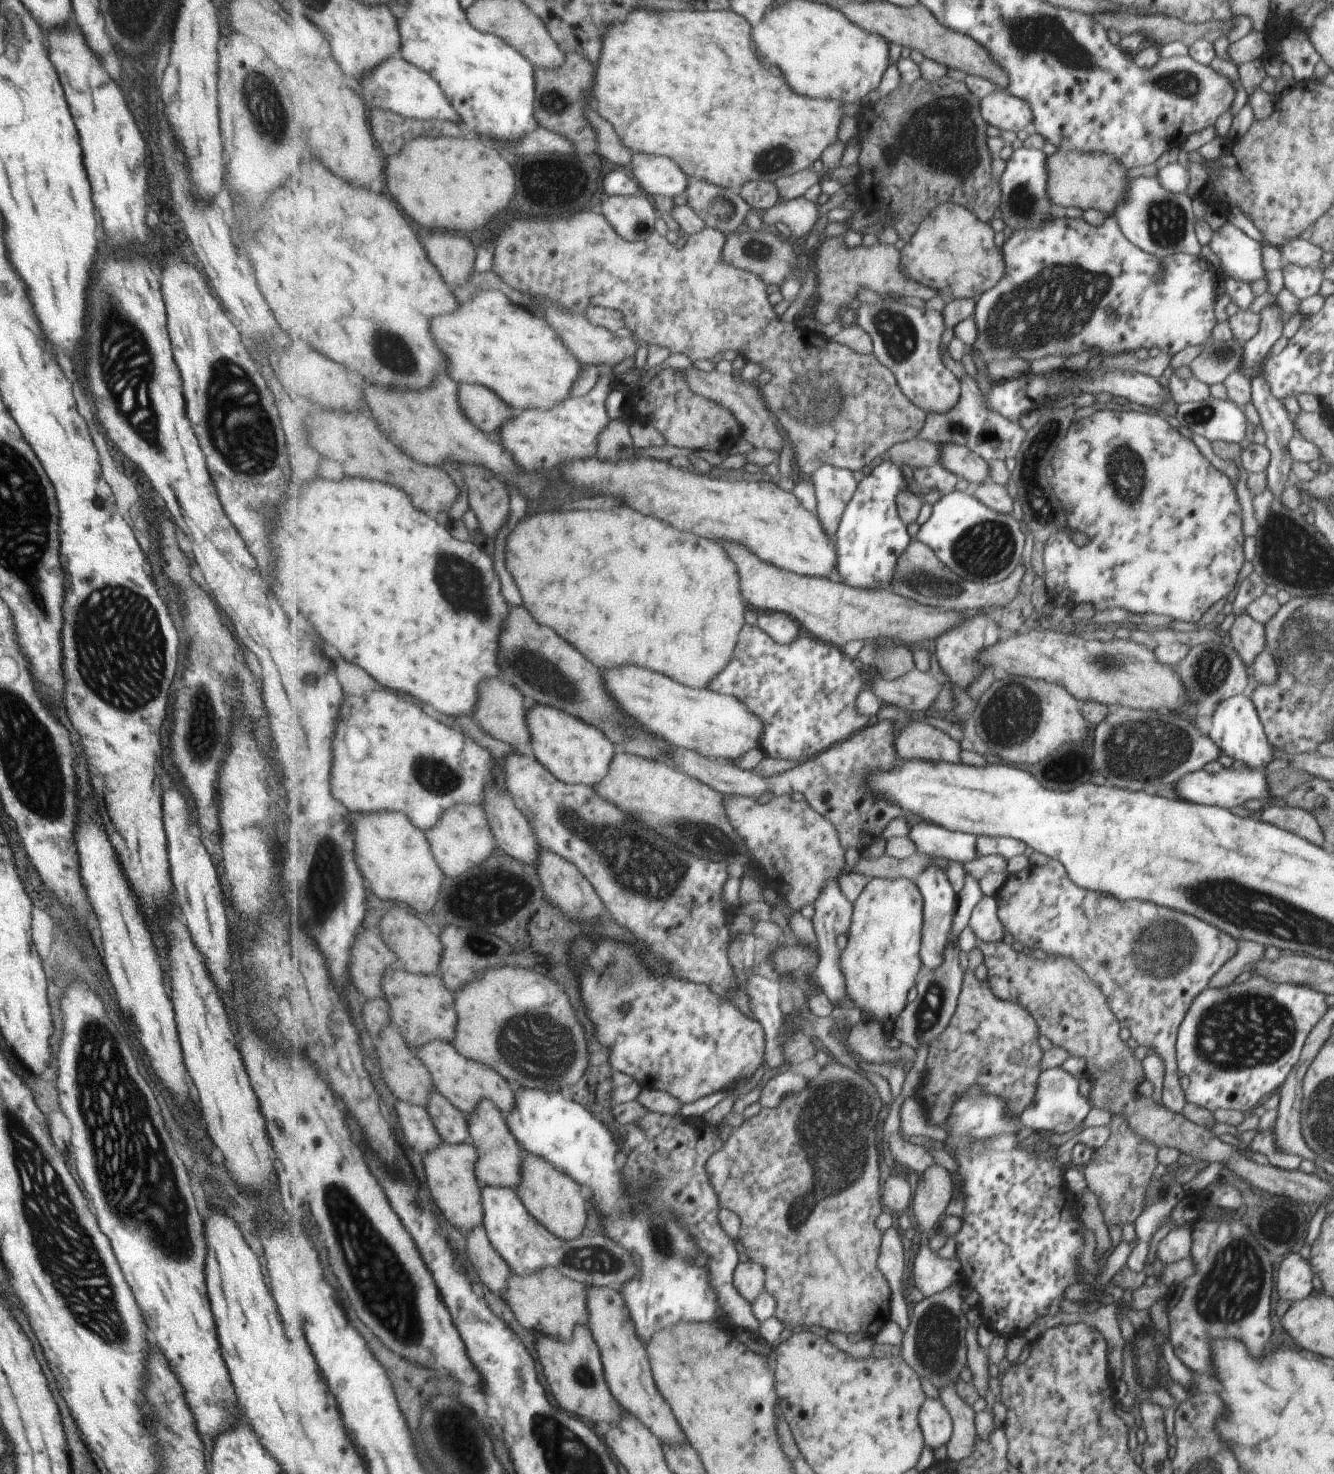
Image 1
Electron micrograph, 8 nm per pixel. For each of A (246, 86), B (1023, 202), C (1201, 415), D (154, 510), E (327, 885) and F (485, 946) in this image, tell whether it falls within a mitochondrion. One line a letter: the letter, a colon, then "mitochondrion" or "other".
A: mitochondrion
B: mitochondrion
C: mitochondrion
D: other
E: mitochondrion
F: mitochondrion

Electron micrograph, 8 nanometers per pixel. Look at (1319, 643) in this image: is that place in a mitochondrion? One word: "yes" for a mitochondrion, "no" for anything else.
yes

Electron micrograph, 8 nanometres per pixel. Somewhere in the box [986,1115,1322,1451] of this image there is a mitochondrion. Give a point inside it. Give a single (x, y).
(1234, 1285)

